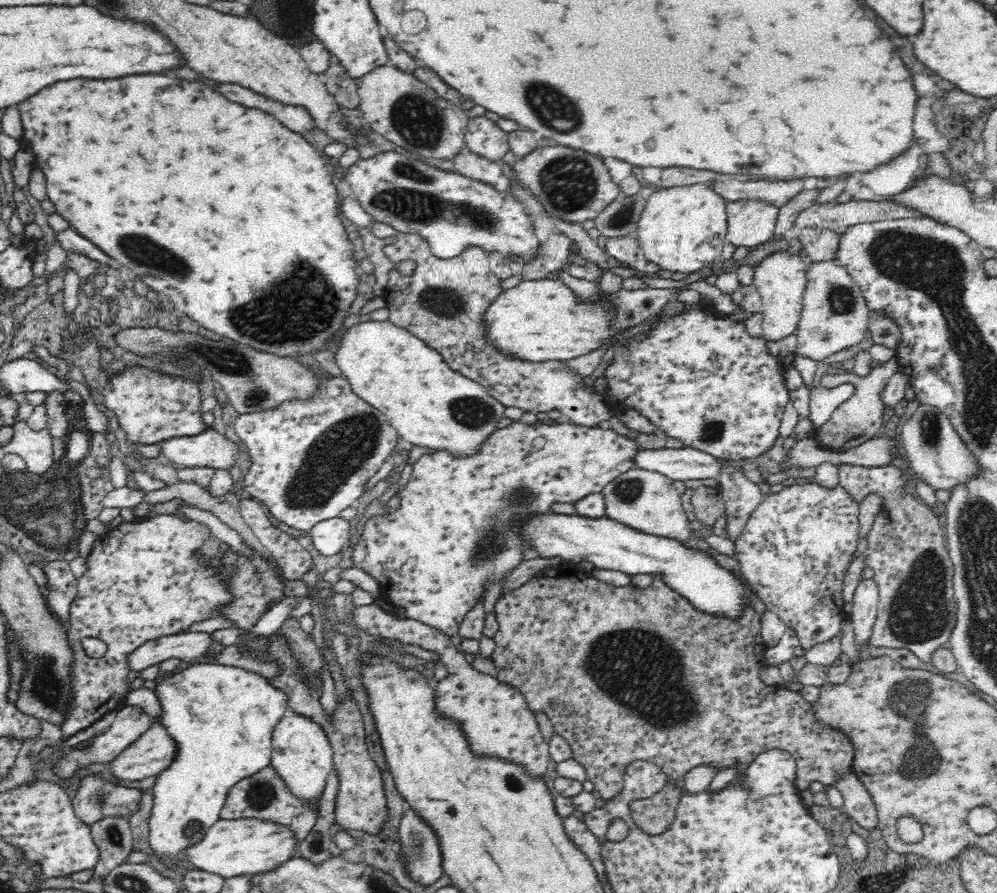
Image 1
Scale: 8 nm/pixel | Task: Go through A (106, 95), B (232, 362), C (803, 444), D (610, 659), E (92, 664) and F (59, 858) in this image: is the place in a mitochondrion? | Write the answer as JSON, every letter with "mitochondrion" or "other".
{"A":"other","B":"mitochondrion","C":"other","D":"mitochondrion","E":"other","F":"other"}

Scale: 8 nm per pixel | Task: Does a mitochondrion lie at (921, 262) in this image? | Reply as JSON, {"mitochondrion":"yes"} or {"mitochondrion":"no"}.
{"mitochondrion":"yes"}

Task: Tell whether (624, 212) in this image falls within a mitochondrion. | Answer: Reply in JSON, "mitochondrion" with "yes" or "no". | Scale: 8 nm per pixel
{"mitochondrion":"yes"}

